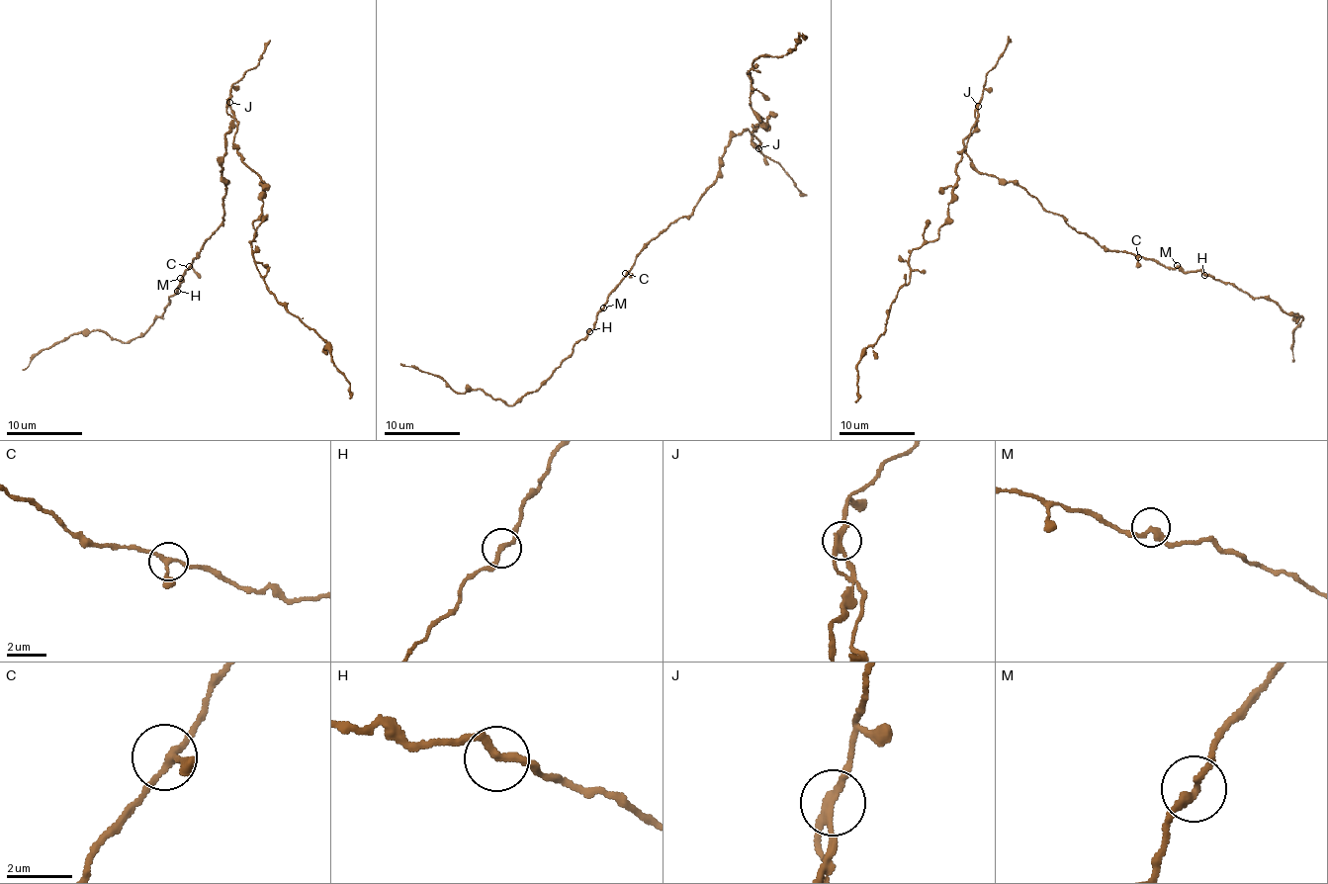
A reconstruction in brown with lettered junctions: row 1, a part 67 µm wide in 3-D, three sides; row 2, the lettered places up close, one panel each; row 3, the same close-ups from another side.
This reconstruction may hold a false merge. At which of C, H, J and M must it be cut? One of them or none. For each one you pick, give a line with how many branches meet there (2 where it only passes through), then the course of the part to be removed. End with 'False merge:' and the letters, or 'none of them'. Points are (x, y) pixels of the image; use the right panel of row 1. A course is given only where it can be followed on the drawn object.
J: Branches: 3. Course of the part to remove: (978, 105), (948, 217), (934, 240), (910, 254), (909, 283), (897, 296), (883, 332), (865, 349), (854, 401)
False merge: J

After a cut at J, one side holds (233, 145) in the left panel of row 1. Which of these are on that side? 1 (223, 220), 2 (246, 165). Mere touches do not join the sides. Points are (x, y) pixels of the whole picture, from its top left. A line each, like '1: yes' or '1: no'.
1: no
2: yes

